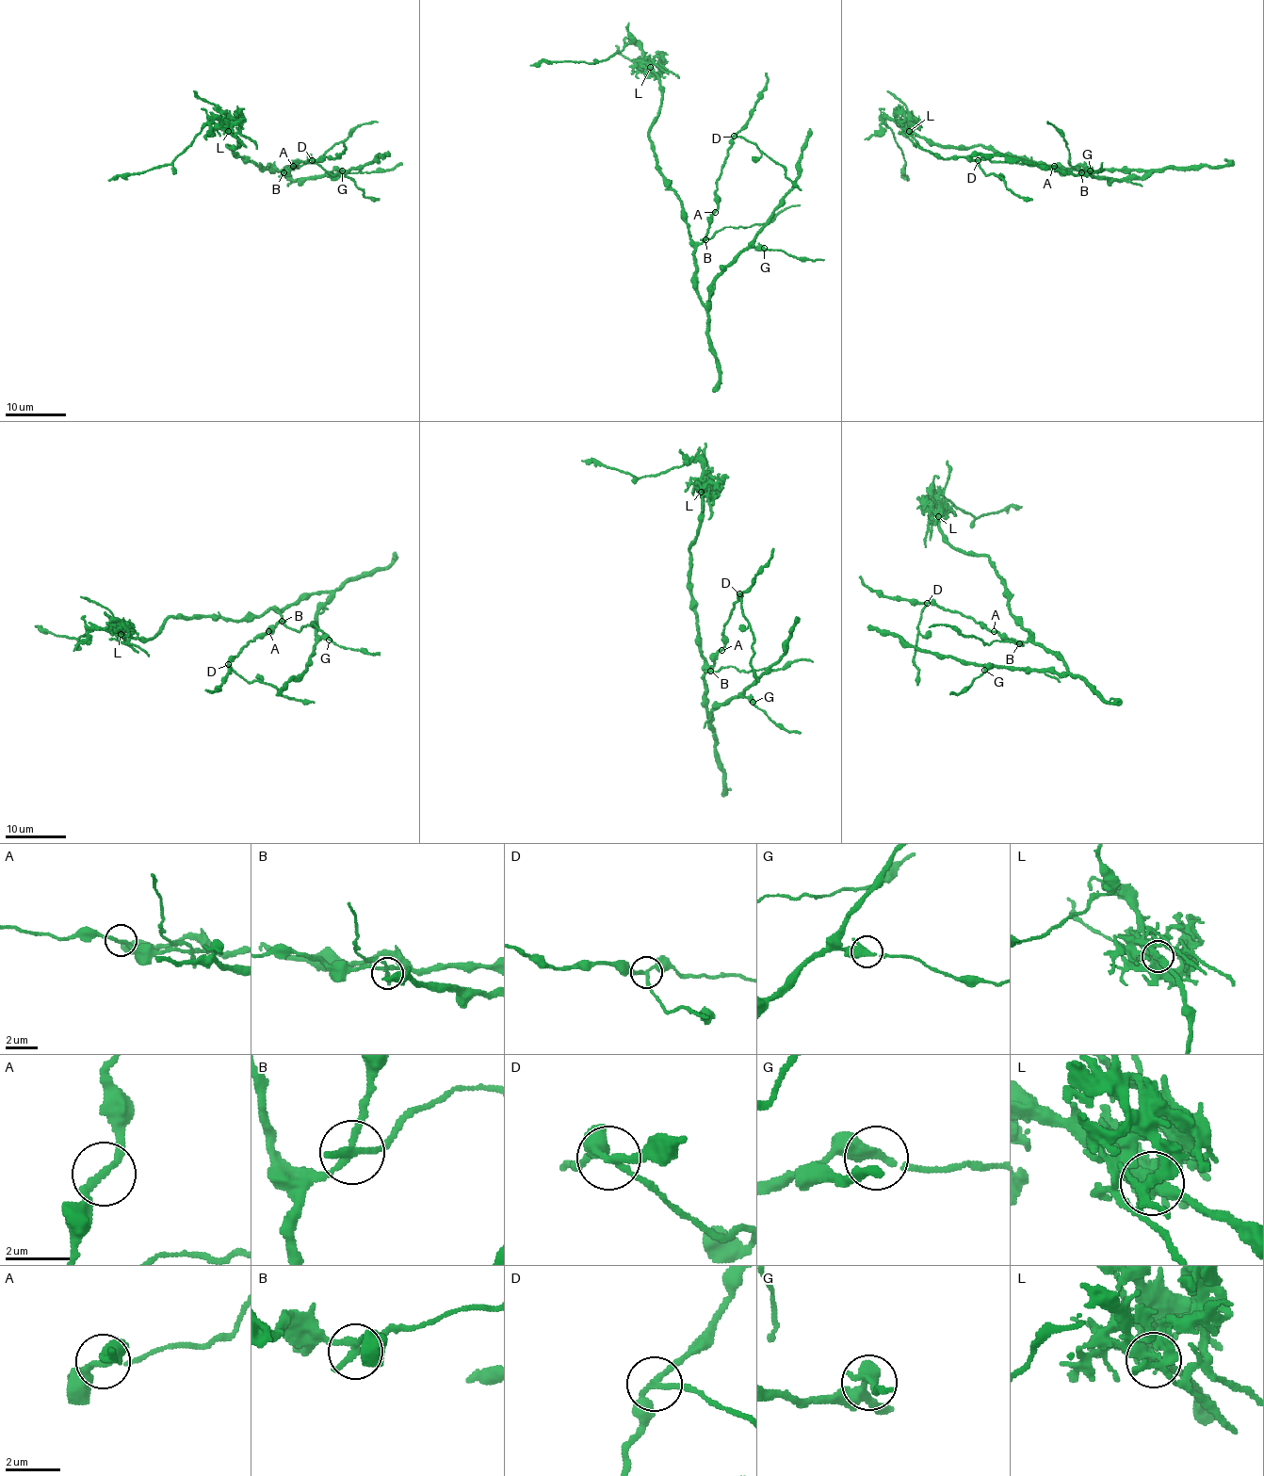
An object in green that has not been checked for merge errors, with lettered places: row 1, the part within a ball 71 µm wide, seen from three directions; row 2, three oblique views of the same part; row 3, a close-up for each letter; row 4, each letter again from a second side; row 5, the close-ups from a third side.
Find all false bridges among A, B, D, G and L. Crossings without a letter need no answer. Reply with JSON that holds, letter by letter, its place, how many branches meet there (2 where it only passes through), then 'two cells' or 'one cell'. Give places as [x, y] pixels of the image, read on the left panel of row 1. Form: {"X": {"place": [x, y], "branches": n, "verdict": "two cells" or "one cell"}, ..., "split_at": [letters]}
{"A": {"place": [293, 166], "branches": 2, "verdict": "one cell"}, "B": {"place": [283, 172], "branches": 3, "verdict": "two cells"}, "D": {"place": [312, 160], "branches": 3, "verdict": "two cells"}, "G": {"place": [342, 170], "branches": 3, "verdict": "one cell"}, "L": {"place": [228, 131], "branches": 5, "verdict": "two cells"}, "split_at": ["B", "D", "L"]}

